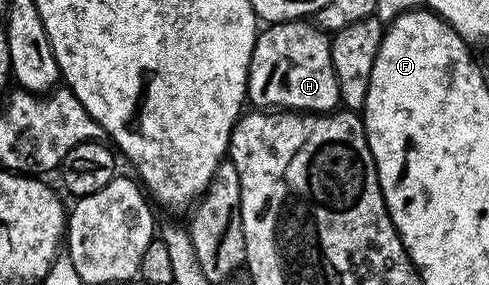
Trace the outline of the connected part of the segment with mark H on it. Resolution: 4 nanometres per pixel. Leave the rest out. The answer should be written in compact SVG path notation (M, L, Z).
M307 19L302 20L283 20L281 24L268 24L267 27L257 35L256 45L254 46L254 54L252 61L248 67L248 94L247 99L253 100L255 107L260 110L291 110L293 112L331 112L340 104L340 91L338 90L338 78L334 74L334 66L332 65L332 41L329 33L315 23L309 22Z

